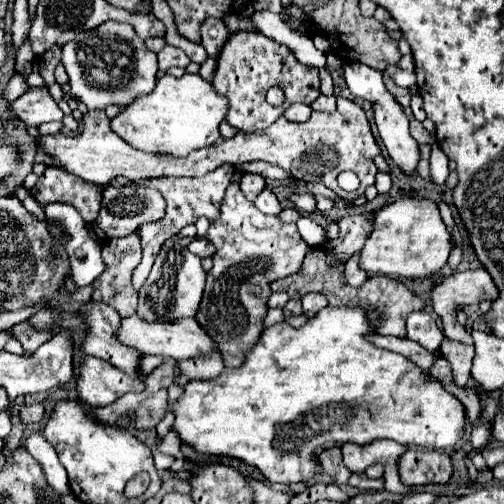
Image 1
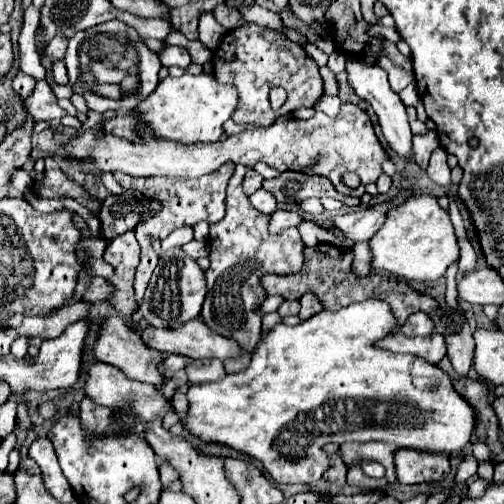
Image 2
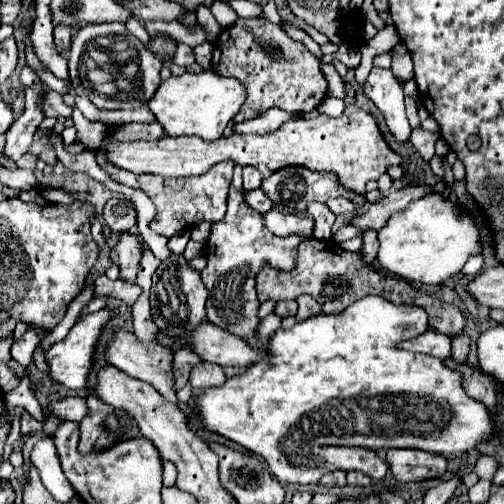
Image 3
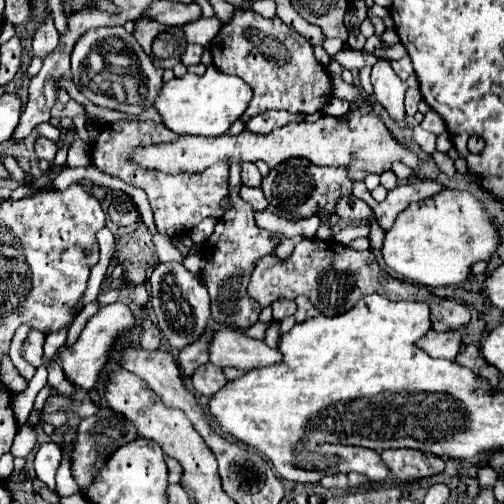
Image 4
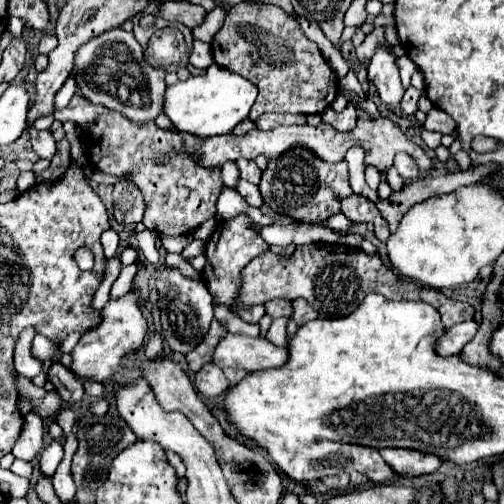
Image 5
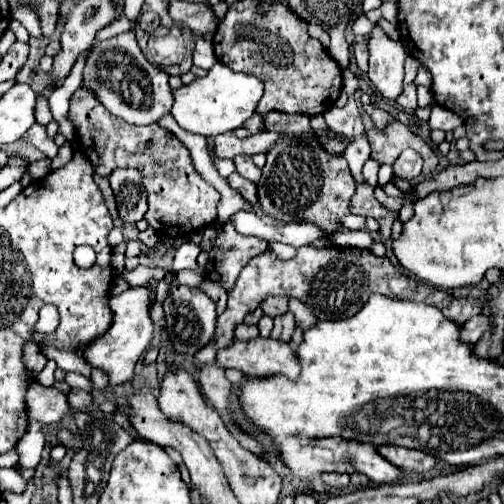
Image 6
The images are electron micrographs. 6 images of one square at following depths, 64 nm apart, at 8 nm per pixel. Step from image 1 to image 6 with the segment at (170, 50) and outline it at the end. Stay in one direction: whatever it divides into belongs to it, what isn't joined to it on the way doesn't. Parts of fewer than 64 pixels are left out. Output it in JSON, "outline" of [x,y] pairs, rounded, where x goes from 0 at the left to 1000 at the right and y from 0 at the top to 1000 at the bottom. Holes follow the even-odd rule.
{"outline":[[[393,75],[381,119],[385,119],[385,127],[389,127],[393,135],[417,139],[417,135],[429,127],[429,111],[425,111],[421,83],[417,83],[417,79],[405,79],[405,75]]]}

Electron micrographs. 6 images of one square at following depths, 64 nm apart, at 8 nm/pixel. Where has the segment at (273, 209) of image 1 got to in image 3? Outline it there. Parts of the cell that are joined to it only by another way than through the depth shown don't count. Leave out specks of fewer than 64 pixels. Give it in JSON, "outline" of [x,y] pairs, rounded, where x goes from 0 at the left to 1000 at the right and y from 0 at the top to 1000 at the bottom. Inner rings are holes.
{"outline":[[[512,373],[512,377],[500,377],[500,381],[484,381],[488,385],[488,401],[504,413],[504,417],[512,417],[512,421],[532,421],[536,413],[540,413],[540,397],[524,385],[524,377],[520,373]]]}

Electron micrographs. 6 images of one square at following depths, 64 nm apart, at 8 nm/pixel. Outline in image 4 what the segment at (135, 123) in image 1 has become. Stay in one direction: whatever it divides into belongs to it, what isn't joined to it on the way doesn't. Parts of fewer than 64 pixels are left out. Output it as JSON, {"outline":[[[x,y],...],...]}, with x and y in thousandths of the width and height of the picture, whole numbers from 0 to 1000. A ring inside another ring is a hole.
{"outline":[[[413,131],[401,151],[373,143],[329,163],[321,171],[321,183],[306,198],[306,214],[313,218],[325,250],[349,266],[440,270],[452,262],[456,246],[484,226],[496,198],[500,175],[484,159],[476,159],[472,151],[440,147],[425,131]]]}

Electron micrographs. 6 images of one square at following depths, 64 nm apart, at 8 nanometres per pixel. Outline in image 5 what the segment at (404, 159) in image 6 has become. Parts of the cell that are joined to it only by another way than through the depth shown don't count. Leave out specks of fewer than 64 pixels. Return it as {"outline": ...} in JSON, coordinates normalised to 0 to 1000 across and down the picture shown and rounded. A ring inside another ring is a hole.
{"outline":[[[790,306],[782,313],[782,333],[790,337],[790,345],[802,353],[802,357],[821,357],[829,353],[829,329],[821,325],[821,317],[810,310],[810,306]]]}

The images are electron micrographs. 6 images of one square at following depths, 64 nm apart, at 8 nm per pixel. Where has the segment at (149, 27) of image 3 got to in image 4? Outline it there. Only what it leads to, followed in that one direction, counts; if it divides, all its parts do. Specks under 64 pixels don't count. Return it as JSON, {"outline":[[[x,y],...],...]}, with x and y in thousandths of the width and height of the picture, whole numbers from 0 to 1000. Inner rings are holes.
{"outline":[[[429,32],[421,36],[397,36],[381,48],[365,48],[357,52],[357,63],[365,67],[365,79],[373,87],[401,87],[401,91],[417,91],[421,79],[429,75],[429,67],[437,63],[440,48]]]}

